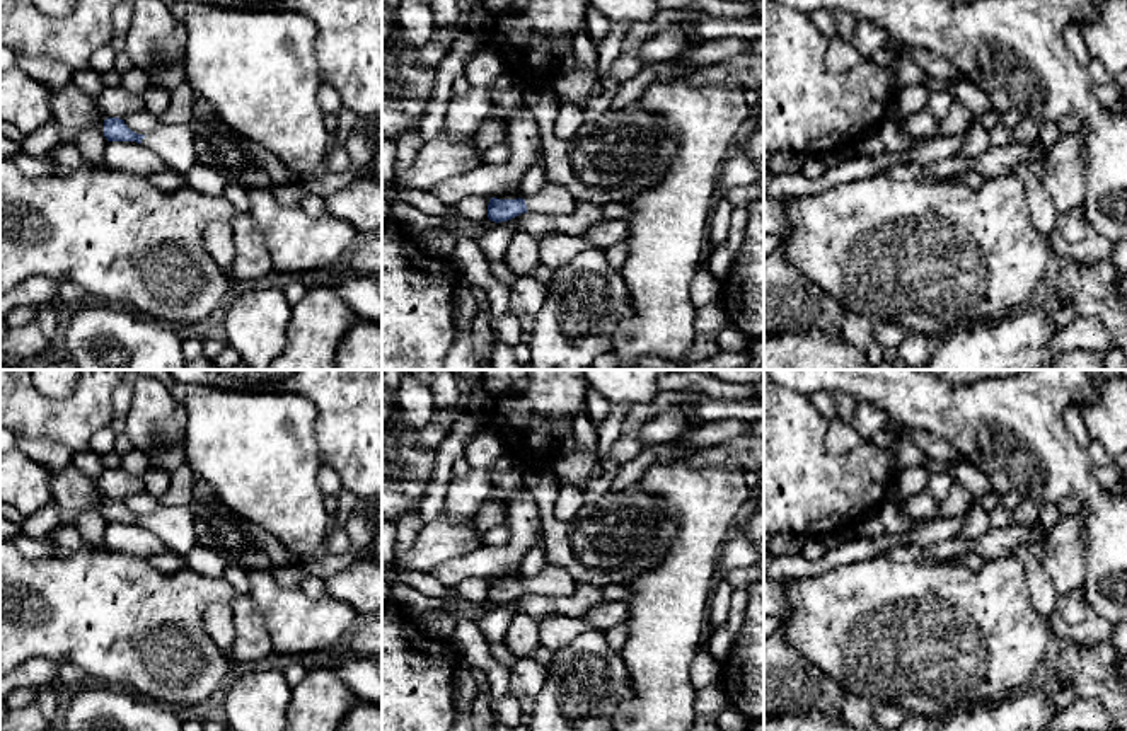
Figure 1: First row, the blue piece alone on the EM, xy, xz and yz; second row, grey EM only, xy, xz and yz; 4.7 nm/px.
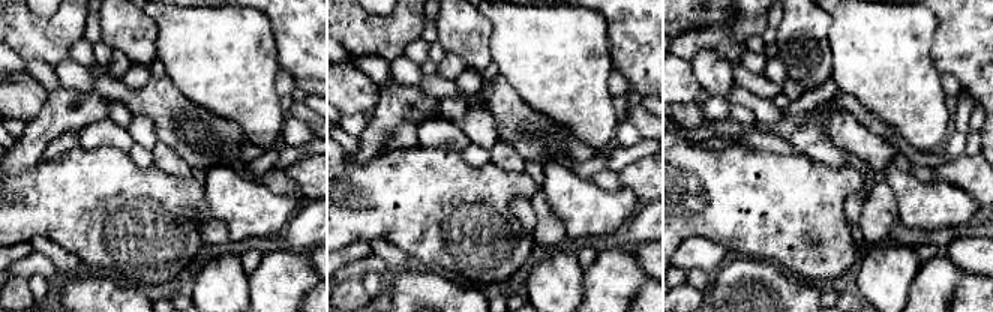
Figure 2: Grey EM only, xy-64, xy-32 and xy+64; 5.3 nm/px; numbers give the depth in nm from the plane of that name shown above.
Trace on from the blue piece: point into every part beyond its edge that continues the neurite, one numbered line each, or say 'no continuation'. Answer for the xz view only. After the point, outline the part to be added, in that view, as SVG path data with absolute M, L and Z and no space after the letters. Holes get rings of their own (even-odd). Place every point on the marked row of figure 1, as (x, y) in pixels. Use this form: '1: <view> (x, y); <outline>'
1: xz (553, 200); M546 184L537 194L525 198L527 213L569 215L578 201L559 184Z

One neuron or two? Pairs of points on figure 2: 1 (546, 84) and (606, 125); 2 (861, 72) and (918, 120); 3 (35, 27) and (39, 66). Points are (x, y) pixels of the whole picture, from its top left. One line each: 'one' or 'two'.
1: one
2: one
3: two

